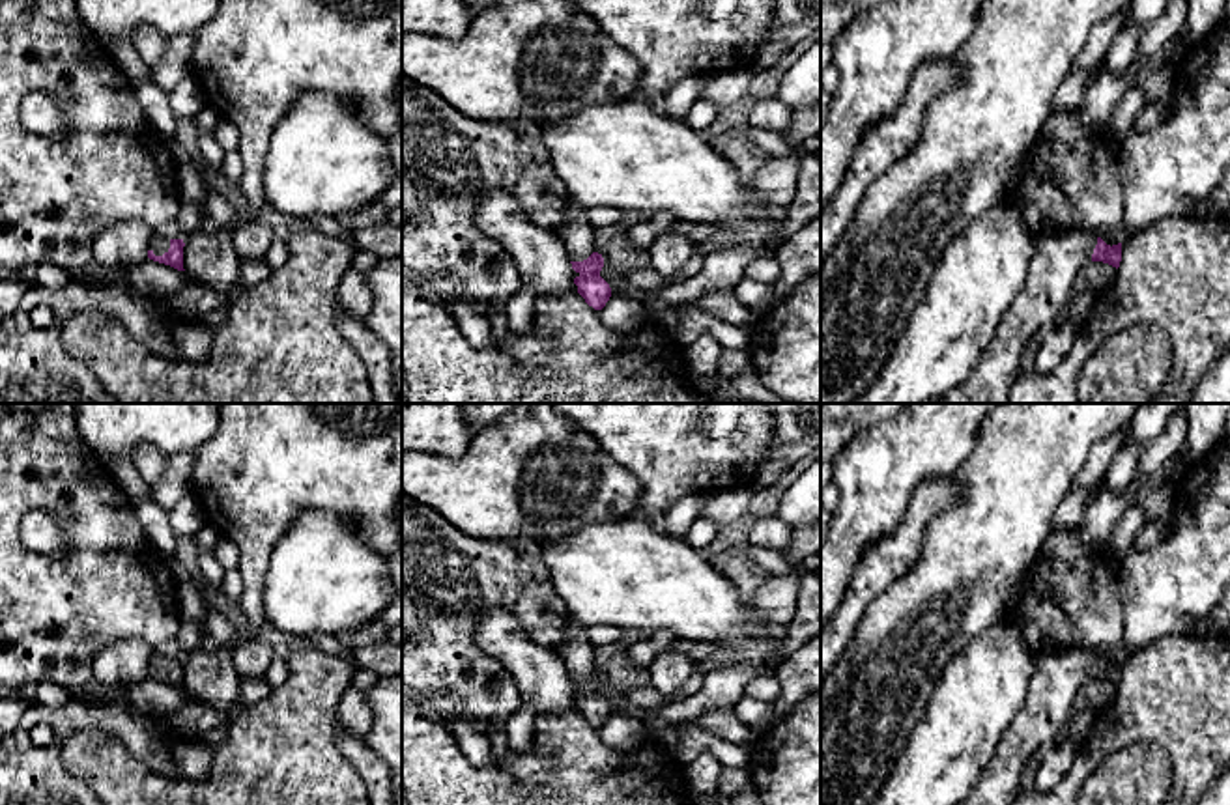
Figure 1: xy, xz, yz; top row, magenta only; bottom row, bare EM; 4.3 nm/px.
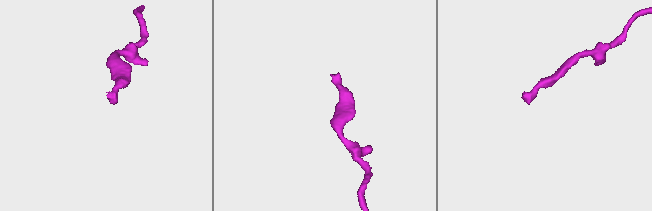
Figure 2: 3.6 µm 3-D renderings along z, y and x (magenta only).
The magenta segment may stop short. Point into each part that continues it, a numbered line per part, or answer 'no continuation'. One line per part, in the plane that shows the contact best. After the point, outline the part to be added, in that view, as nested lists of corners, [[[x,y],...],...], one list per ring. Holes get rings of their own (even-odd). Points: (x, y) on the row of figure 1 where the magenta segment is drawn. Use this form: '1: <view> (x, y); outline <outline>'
1: xy (159, 245); outline [[[151,232],[148,250],[151,250],[155,256],[163,256],[170,248],[170,239],[157,235]]]

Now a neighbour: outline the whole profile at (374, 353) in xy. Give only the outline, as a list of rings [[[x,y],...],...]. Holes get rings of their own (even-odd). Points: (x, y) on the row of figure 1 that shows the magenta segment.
[[[338,295],[336,306],[338,332],[359,353],[368,370],[372,403],[402,403],[402,396],[393,385],[389,347],[368,329],[366,319],[353,318],[344,312]]]

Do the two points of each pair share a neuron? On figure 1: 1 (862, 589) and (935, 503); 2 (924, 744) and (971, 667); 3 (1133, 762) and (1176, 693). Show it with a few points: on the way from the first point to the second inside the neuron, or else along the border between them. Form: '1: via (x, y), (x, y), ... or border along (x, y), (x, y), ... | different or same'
1: via (881, 568), (903, 546), (915, 523) | same
2: via (943, 725), (971, 697), (971, 686) | same
3: border along (1103, 759), (1131, 744), (1158, 742), (1172, 777) | different

